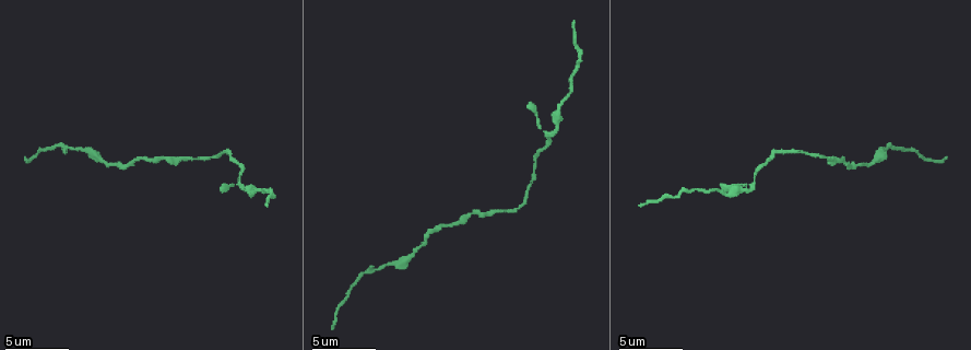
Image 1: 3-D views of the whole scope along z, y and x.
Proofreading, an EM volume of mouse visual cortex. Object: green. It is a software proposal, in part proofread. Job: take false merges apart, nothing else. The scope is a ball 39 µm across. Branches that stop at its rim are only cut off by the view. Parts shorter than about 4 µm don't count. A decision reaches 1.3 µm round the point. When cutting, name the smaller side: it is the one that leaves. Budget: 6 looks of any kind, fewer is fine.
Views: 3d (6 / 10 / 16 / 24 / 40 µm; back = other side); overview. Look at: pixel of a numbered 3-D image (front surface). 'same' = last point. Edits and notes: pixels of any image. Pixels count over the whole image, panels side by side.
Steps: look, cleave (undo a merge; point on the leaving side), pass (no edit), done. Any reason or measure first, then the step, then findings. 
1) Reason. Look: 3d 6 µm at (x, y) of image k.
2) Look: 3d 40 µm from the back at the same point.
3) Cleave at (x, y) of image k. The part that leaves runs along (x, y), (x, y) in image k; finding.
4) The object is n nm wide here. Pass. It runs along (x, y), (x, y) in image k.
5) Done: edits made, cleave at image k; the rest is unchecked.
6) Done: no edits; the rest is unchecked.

Look: 3d 10 µm at (206, 159) of image 1.

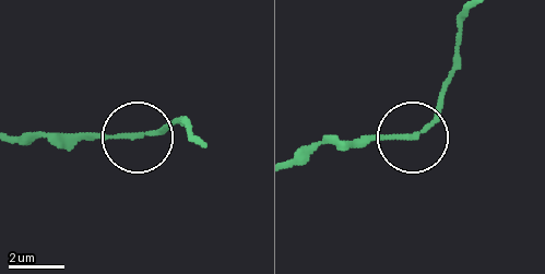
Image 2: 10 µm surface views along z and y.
The object is 160 nm wide here. Pass. It runs along (407, 138), (427, 123), (460, 69) in image 2; all the same neuron.

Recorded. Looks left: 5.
Look: 3d 6 µm at (447, 226) of image 1.

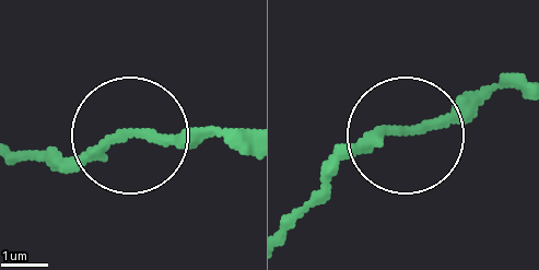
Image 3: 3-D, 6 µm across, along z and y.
From behind. Look: 3d 6 µm from the back at (402, 130) of image 3.

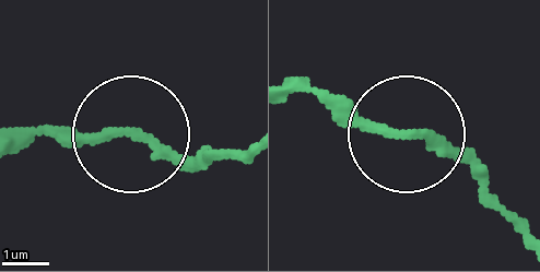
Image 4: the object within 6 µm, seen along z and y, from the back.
Pass. It runs along (289, 93), (347, 101), (441, 148), (495, 194) in image 4; all the same neuron.

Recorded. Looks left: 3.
Sudden change in width. Look: 3d 6 µm at (88, 149) of image 1.

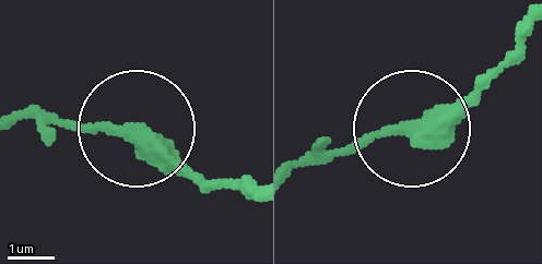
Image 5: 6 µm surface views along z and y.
Pass. It runs along (527, 32), (457, 98), (292, 160) in image 5; one neuron here.

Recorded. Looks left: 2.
Done: no edits; the rest is unchecked.

